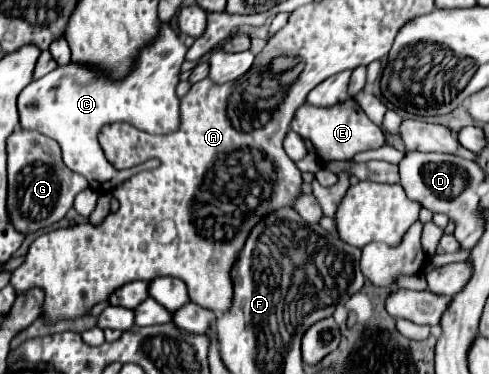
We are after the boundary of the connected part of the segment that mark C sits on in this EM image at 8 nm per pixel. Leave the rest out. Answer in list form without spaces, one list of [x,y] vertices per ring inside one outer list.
[[[163,22],[153,42],[149,42],[149,46],[141,48],[141,52],[137,54],[133,70],[119,80],[109,78],[109,74],[97,70],[91,64],[79,64],[71,60],[69,64],[57,66],[47,76],[33,80],[19,94],[17,108],[19,108],[21,128],[37,130],[57,140],[63,150],[65,166],[85,176],[91,190],[95,190],[97,194],[115,190],[117,184],[123,184],[125,180],[129,180],[129,176],[157,168],[159,160],[151,158],[129,170],[115,170],[111,162],[105,158],[103,148],[97,140],[101,128],[113,122],[127,122],[147,134],[161,136],[161,134],[177,132],[181,124],[179,122],[181,114],[179,114],[179,96],[175,94],[175,88],[179,84],[179,72],[181,72],[179,68],[185,60],[185,54],[187,54],[187,46],[183,38],[169,24]]]

